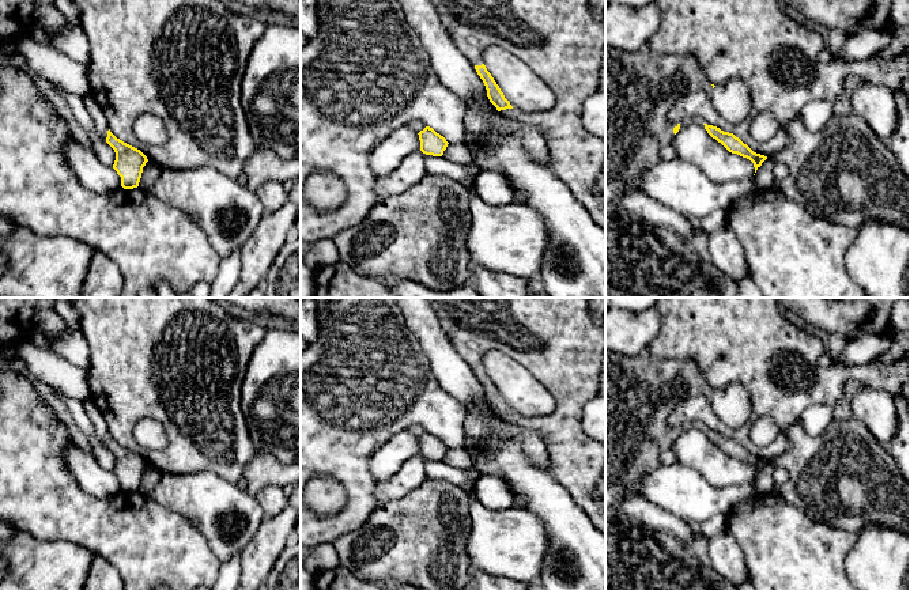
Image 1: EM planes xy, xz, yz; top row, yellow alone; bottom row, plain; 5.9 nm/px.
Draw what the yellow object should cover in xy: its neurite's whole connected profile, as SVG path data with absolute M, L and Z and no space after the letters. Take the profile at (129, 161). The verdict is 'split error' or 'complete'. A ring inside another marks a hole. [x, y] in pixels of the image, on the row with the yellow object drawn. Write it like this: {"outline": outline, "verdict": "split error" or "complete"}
{"outline": "M91 92L82 98L95 122L97 132L116 152L113 169L121 177L121 186L124 189L137 188L143 167L148 162L147 156L140 150L117 139L110 132L106 116L102 107L95 102Z", "verdict": "split error"}

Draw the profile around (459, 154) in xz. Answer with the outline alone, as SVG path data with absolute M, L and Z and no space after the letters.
M449 143L442 158L461 167L472 167L476 174L482 171L482 167L475 164L472 154L464 143Z

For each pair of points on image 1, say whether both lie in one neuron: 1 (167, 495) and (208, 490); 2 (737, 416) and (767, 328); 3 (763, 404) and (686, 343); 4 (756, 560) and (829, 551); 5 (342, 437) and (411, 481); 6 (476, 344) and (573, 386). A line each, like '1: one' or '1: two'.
1: one
2: two
3: one
4: one
5: two
6: one

